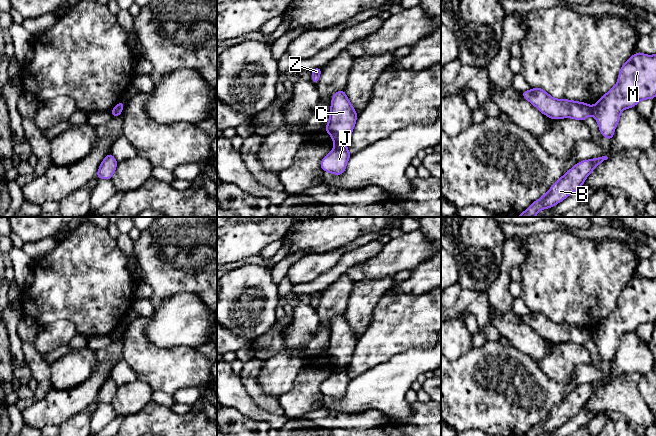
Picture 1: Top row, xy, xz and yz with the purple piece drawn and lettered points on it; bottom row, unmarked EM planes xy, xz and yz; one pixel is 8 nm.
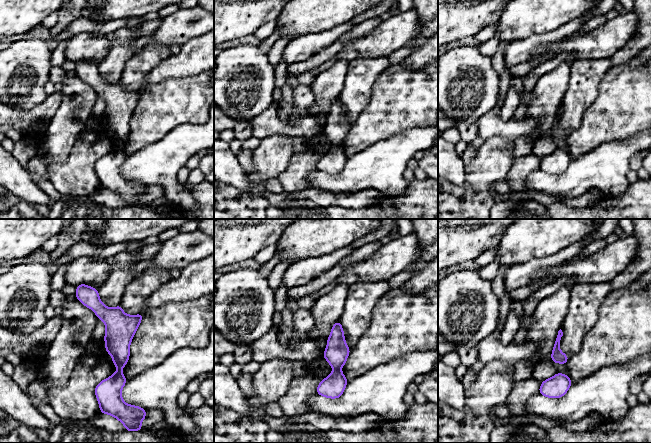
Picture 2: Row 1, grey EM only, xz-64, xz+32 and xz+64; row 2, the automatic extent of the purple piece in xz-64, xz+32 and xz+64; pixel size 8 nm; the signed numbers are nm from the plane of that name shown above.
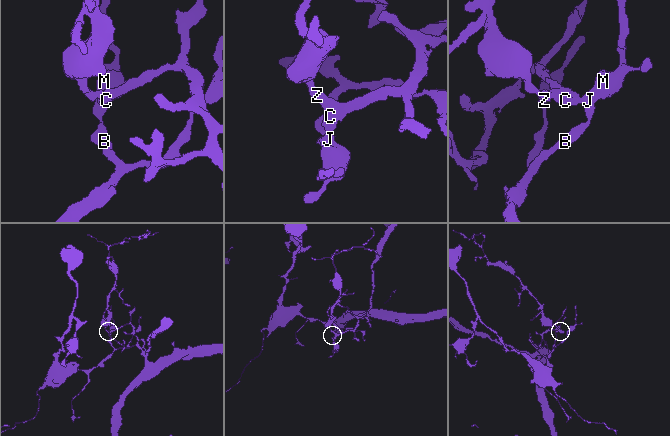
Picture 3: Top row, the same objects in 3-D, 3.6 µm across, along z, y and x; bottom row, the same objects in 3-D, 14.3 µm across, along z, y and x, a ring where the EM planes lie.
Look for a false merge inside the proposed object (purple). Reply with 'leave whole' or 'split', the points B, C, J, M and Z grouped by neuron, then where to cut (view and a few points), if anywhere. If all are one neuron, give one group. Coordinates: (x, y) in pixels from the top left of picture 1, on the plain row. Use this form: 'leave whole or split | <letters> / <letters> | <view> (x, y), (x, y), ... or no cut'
split | B J M / C Z | xz (344, 367), (336, 369)

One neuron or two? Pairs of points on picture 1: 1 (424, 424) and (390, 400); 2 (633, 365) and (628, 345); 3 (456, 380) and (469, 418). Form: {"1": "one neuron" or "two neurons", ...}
{"1": "two neurons", "2": "one neuron", "3": "one neuron"}

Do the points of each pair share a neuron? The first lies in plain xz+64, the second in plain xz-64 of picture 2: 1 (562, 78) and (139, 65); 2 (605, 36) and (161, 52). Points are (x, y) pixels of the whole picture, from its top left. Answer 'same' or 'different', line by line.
1: different
2: different

